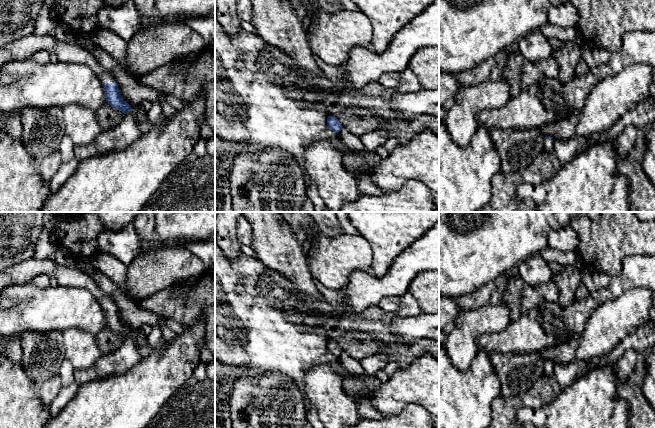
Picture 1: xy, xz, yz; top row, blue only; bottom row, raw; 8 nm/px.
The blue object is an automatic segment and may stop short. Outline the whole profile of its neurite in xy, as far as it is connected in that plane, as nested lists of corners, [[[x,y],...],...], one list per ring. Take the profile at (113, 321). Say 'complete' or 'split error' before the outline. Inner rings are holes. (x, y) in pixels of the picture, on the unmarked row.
split error; [[[32,257],[0,271],[0,290],[12,285],[31,283],[41,274],[55,279],[58,285],[81,287],[91,291],[105,312],[106,326],[124,338],[132,336],[131,330],[120,319],[112,297],[75,266],[59,265],[50,259]]]

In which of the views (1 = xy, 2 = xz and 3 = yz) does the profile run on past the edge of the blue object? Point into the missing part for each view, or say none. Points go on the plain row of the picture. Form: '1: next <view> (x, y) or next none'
1: next xy (23, 272)
2: next none
3: next yz (548, 367)

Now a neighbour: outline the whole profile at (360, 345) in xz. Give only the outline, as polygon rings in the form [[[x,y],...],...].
[[[332,331],[328,334],[329,340],[334,340],[349,356],[356,360],[377,355],[387,342],[373,338],[371,334],[364,332],[339,333]]]

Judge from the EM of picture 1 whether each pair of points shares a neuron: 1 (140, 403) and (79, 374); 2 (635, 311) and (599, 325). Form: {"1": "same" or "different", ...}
{"1": "different", "2": "same"}

